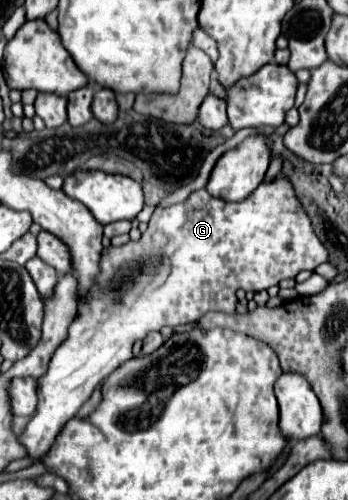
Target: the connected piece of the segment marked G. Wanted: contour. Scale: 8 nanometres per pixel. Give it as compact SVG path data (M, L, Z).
M278 173L272 181L262 181L260 187L252 195L248 195L248 199L242 199L242 201L236 201L236 203L212 197L206 189L198 189L198 191L190 193L190 197L184 203L176 203L176 205L170 205L166 209L156 207L156 211L150 217L148 229L142 233L140 241L128 241L122 247L110 247L110 251L106 255L102 255L102 259L100 259L100 273L96 277L96 283L90 289L90 293L86 295L86 299L78 305L78 315L76 315L76 319L72 321L72 325L68 329L68 339L56 349L56 353L54 353L54 357L52 357L52 361L48 365L48 373L38 381L38 409L32 415L30 423L26 425L24 433L20 435L20 441L28 449L28 455L30 457L42 457L52 447L52 443L56 441L58 431L78 413L78 409L82 407L82 403L86 403L90 399L94 387L98 383L102 383L116 367L120 367L122 363L126 363L128 359L132 359L132 345L134 345L134 341L144 339L150 331L160 331L166 325L168 327L178 327L178 325L186 325L186 323L196 323L208 311L222 311L222 313L232 315L234 309L236 309L236 291L238 289L244 289L244 291L262 291L262 289L268 289L272 285L278 285L282 279L296 277L300 271L314 271L322 263L328 263L328 251L320 243L320 239L316 237L316 233L312 229L312 223L310 223L310 219L308 219L302 203L298 201L296 191L294 191L290 179L286 179L282 173Z

